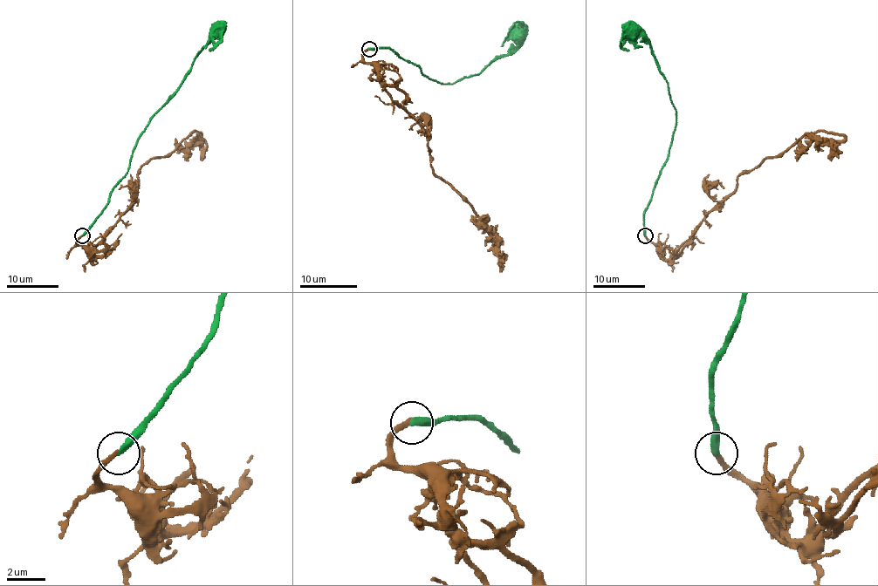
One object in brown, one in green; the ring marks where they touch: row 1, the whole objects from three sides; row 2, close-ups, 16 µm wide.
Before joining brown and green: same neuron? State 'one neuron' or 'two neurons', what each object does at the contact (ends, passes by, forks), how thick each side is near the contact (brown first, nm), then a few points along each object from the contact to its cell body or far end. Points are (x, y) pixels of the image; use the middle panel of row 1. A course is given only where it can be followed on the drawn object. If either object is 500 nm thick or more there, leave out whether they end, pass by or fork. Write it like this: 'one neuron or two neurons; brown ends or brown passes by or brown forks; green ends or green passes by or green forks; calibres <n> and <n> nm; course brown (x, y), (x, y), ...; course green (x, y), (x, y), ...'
one neuron; brown ends; green ends; calibres 280 and 360 nm; course brown (368, 49), (363, 57), (374, 67), (381, 87), (428, 137), (433, 172), (496, 237), (500, 253); course green (368, 49), (390, 49), (428, 78), (454, 83), (503, 57), (518, 44), (517, 37)

